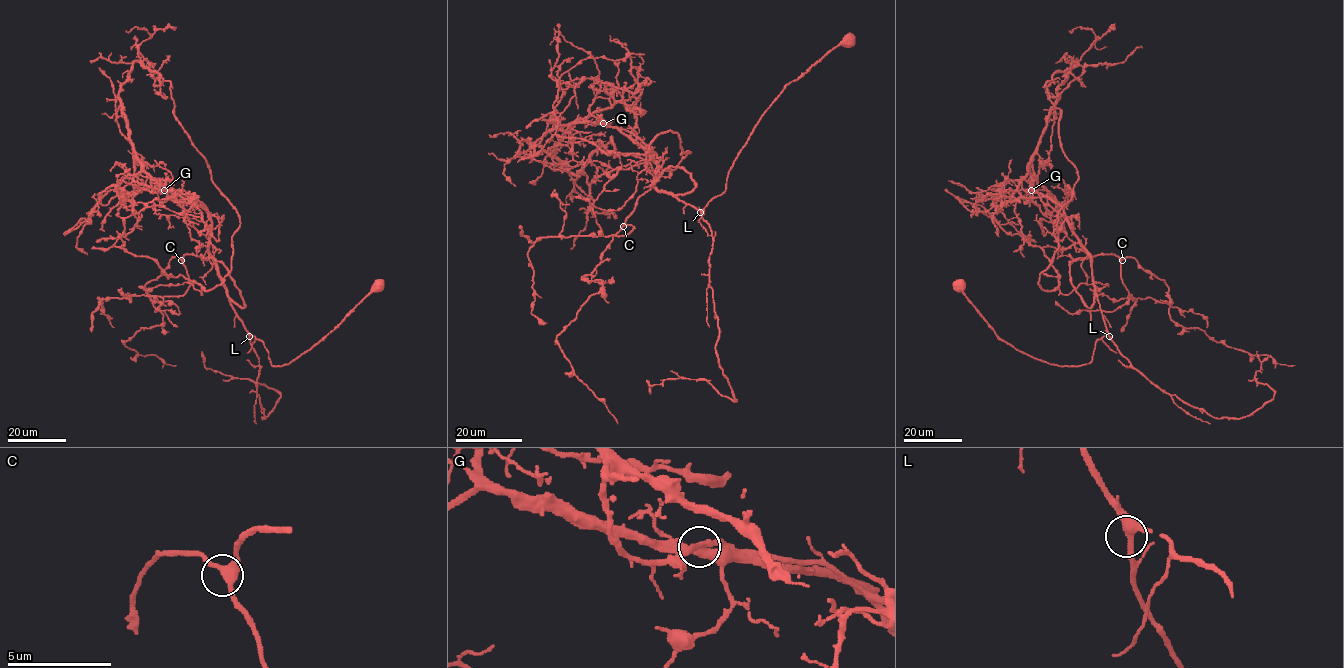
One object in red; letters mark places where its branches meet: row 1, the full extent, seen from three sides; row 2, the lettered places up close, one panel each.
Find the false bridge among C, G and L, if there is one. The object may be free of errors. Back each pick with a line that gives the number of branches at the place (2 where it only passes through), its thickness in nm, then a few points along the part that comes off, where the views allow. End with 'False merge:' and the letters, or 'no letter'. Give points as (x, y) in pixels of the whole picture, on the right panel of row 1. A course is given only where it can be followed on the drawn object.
G: Branches: 3. Thickness 380 nm. Course of the part to remove: (1031, 189), (1020, 180), (1006, 201), (972, 212), (975, 205), (1040, 247), (1062, 294), (1108, 285), (1095, 286)
False merge: G

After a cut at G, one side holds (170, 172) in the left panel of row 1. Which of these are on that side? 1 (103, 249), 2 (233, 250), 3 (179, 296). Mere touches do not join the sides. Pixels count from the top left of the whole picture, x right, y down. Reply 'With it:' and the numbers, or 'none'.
With it: 1, 2

